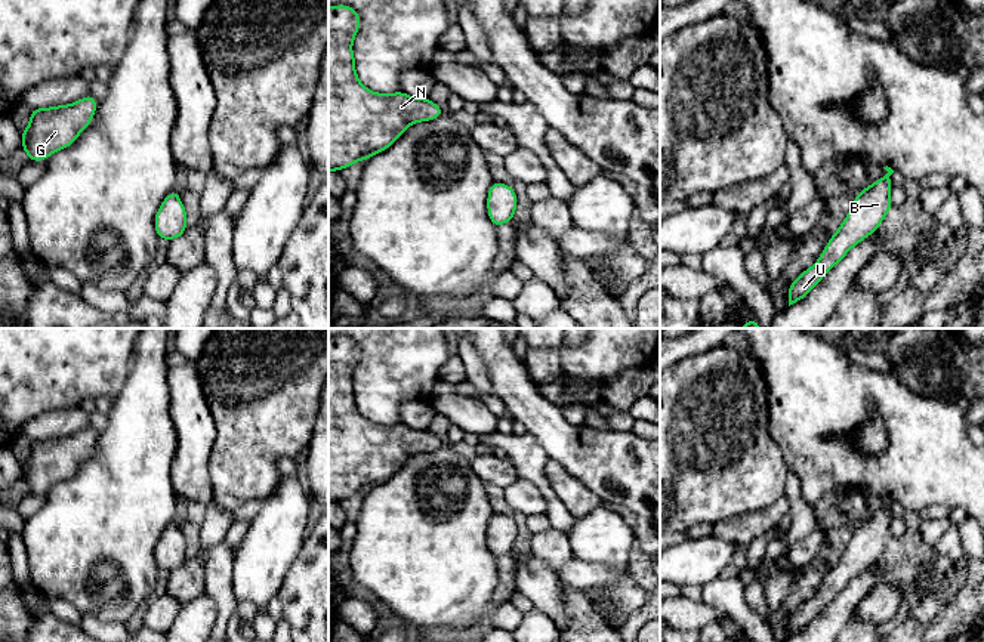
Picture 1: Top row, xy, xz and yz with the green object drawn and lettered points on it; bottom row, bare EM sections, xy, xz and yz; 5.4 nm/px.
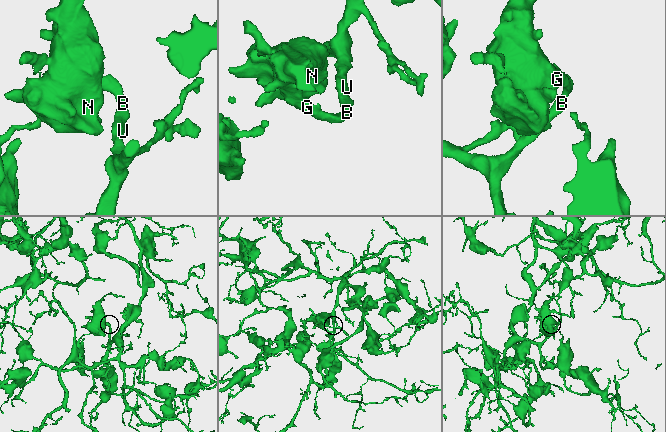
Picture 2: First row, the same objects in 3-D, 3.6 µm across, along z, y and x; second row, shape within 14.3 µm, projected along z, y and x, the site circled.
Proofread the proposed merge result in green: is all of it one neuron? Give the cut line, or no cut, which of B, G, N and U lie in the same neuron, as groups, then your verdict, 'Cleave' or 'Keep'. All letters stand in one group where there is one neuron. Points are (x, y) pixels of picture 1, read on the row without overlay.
No split. Groups: B G N U. Keep

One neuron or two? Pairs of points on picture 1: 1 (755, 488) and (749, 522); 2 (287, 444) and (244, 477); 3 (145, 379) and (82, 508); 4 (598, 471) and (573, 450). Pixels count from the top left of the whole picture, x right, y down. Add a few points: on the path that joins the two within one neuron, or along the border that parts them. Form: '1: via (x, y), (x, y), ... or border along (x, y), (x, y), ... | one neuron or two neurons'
1: border along (782, 496), (761, 509), (718, 522) | two neurons
2: via (277, 444), (255, 466) | one neuron
3: via (141, 413), (139, 441), (129, 471), (116, 484) | one neuron
4: via (592, 465), (579, 451) | one neuron

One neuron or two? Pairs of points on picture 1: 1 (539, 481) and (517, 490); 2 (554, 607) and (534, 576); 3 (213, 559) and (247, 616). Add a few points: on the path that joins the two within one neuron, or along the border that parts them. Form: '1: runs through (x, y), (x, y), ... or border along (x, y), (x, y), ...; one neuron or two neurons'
1: border along (518, 477), (537, 488), (545, 512); two neurons
2: runs through (546, 599), (539, 583); one neuron
3: border along (238, 602), (234, 611); two neurons

